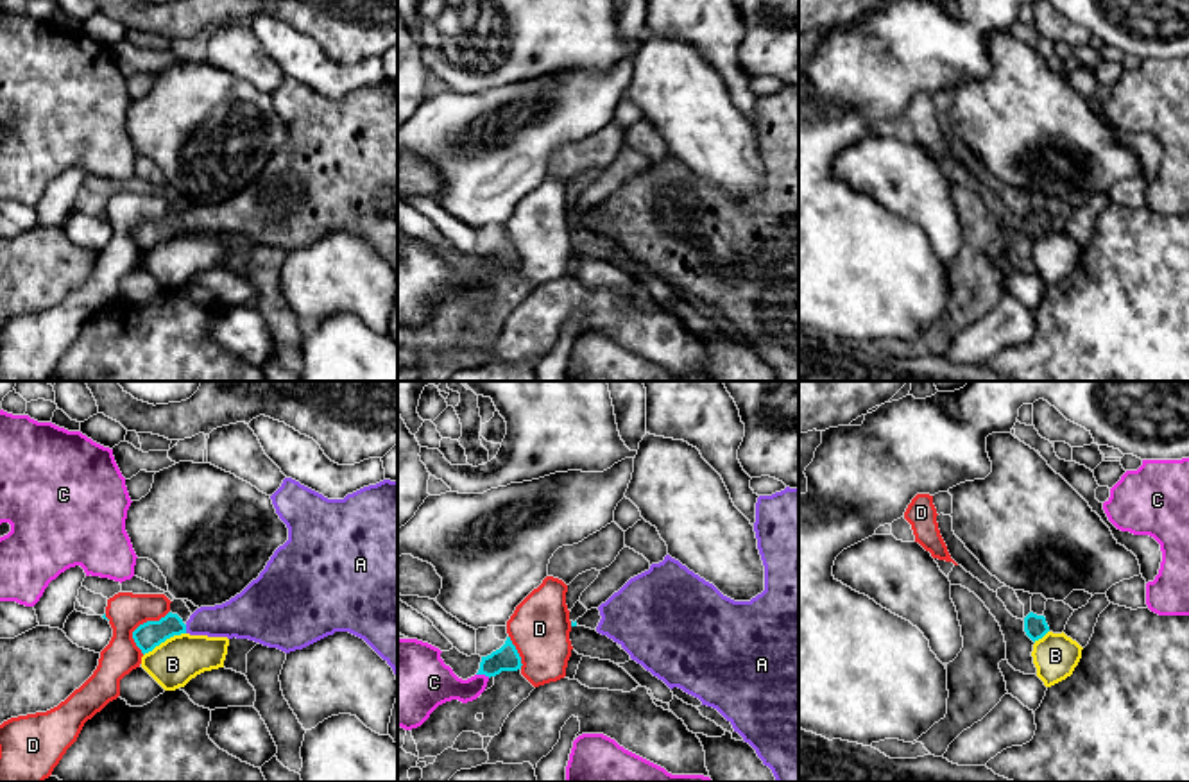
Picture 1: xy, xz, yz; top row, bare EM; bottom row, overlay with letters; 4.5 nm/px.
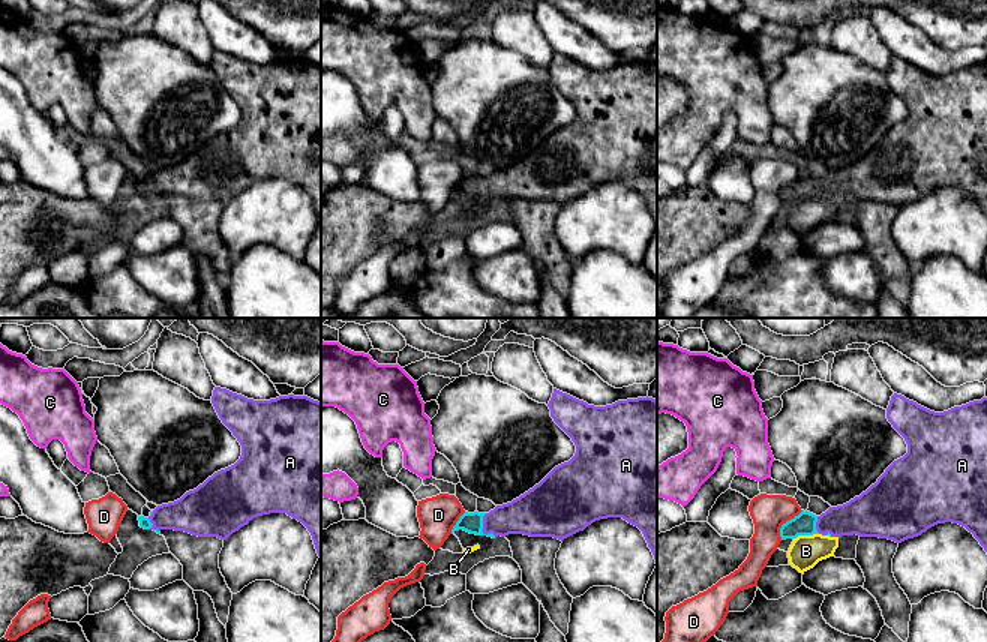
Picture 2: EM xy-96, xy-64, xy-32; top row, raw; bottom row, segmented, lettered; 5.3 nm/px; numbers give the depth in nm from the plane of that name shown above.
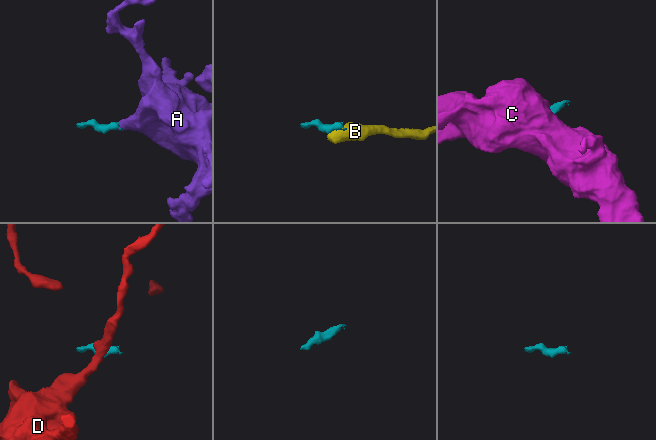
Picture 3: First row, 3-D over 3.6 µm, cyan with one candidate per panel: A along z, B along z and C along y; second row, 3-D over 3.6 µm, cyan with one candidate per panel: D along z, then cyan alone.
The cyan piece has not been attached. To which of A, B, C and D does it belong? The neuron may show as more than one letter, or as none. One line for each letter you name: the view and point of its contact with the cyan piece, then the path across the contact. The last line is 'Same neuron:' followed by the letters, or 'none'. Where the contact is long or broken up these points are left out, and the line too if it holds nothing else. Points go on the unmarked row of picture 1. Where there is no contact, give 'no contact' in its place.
A: contact xy (185, 228); way xy (151, 233), (163, 228), (185, 228), (203, 220), (239, 217)
Same neuron: A

